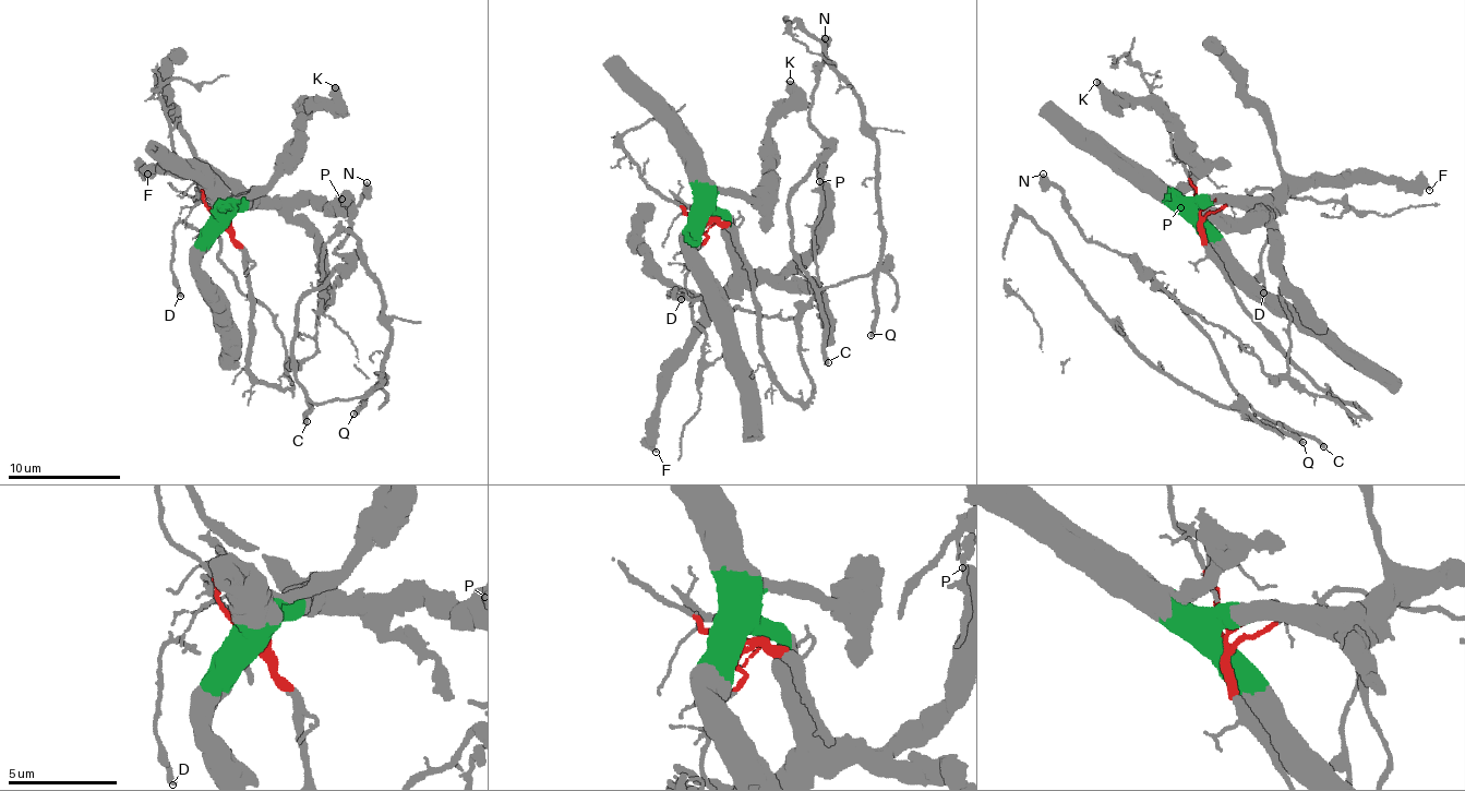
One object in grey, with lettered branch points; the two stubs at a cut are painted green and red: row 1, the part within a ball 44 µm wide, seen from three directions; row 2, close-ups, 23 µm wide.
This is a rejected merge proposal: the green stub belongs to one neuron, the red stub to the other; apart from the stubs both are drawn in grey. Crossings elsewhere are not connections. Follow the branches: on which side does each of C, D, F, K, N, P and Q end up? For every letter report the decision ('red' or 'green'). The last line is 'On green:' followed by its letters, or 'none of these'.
C: red
D: red
F: green
K: green
N: red
P: green
Q: red
On green: F, K, P

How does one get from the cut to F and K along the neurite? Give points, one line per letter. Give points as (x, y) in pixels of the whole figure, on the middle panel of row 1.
F: (700, 216), (721, 217), (730, 228), (735, 289), (672, 373), (658, 410), (657, 451)
K: (700, 216), (717, 193), (756, 196), (770, 177), (771, 119), (789, 96), (791, 81)

